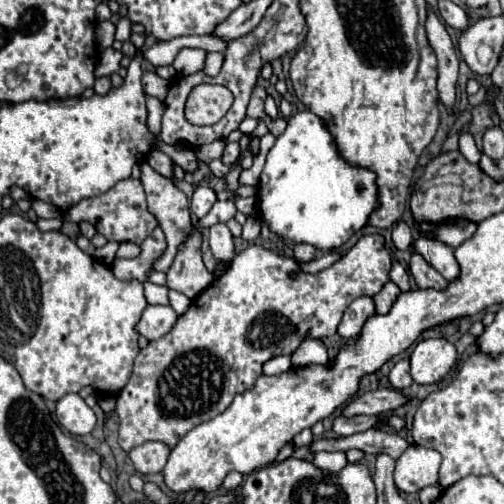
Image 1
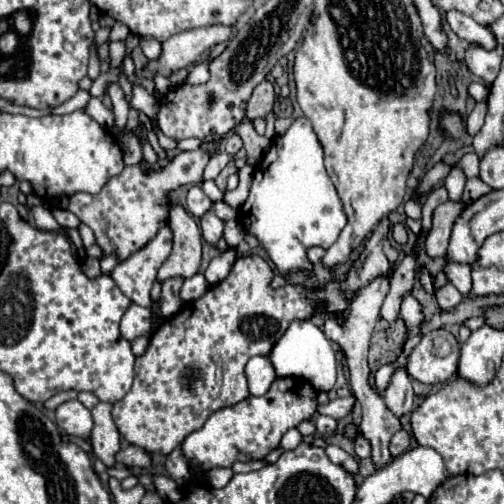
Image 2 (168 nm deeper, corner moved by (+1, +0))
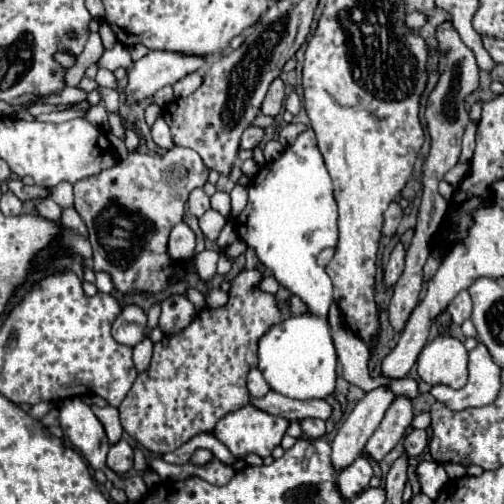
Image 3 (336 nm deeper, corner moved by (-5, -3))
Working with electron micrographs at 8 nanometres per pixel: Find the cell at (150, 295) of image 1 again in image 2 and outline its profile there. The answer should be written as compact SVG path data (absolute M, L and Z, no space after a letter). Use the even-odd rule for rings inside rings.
M196 274L188 280L184 280L184 286L180 290L180 298L184 302L192 302L192 300L198 300L200 296L204 296L206 290L208 290L208 282L206 282L204 274Z

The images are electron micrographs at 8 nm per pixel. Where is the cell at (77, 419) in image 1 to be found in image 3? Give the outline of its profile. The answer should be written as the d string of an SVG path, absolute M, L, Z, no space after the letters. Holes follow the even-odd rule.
M80 397L64 401L60 409L60 427L64 429L66 437L82 451L92 469L102 469L112 483L118 479L118 475L106 467L110 443L90 405L86 405Z

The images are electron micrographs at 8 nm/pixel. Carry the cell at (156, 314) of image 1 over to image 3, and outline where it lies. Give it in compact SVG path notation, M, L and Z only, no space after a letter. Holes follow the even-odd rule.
M126 305L112 325L112 337L122 345L134 347L146 337L146 323L148 317L138 305Z

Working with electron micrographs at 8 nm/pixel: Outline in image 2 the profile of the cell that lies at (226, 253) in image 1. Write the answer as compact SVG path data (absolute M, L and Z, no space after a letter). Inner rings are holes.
M208 210L204 216L200 216L200 230L202 230L202 238L208 244L216 244L222 238L224 222L214 214L214 210Z

